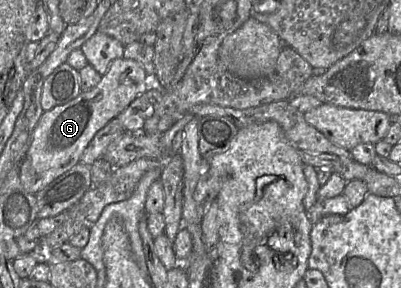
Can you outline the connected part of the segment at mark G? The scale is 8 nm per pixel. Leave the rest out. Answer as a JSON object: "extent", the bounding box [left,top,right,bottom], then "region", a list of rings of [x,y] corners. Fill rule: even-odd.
{"extent":[19,58,148,195],"region":[[[125,58],[115,59],[93,89],[80,93],[64,105],[44,111],[33,131],[26,155],[19,165],[20,181],[24,189],[36,195],[79,163],[94,135],[148,89],[146,75],[139,62]]]}

